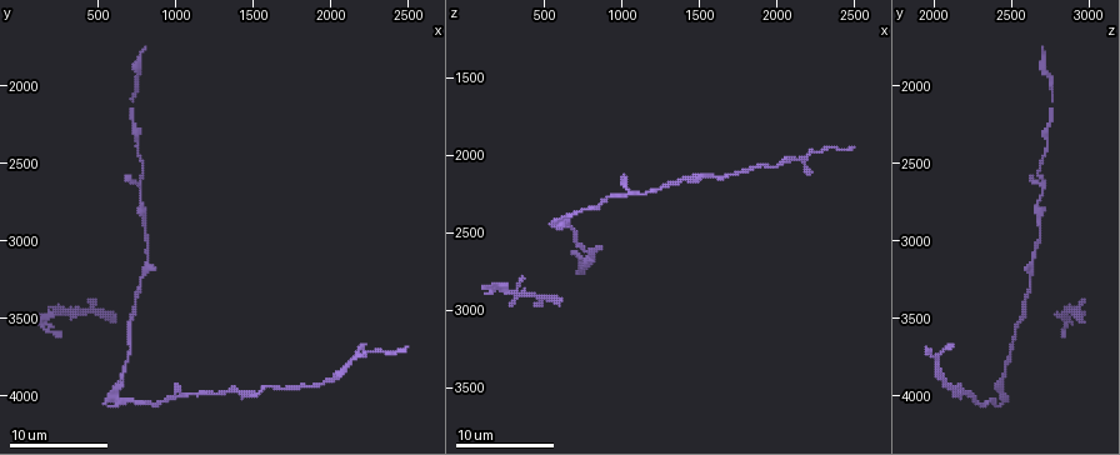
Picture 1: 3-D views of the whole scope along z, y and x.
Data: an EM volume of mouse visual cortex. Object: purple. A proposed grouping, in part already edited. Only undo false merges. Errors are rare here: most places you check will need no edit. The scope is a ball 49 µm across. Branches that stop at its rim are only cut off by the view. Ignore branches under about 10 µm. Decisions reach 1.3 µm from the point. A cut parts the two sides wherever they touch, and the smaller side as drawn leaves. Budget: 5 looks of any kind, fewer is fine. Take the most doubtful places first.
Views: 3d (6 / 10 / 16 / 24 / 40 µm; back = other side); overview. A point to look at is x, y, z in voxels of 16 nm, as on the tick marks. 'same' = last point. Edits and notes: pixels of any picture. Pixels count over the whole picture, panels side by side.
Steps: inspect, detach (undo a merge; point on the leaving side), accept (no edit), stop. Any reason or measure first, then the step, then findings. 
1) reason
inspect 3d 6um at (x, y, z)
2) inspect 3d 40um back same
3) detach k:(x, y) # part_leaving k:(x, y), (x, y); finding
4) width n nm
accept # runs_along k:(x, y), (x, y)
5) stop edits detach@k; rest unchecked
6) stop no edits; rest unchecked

calibre changes
inspect 3d 6um at (1540, 3980, 2120)

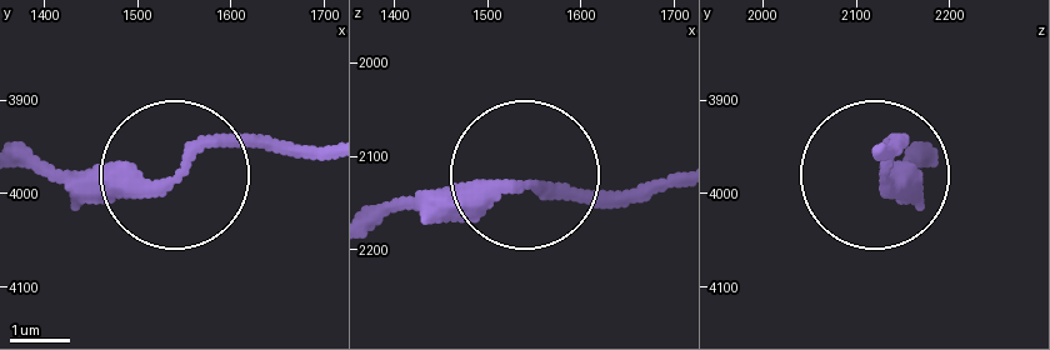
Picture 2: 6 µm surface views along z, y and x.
width 270 nm
accept # runs_along 2:(375, 225), (539, 180), (654, 195); one neuron here

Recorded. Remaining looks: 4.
thin neck
inspect 3d 10um at (460, 3460, 2920)

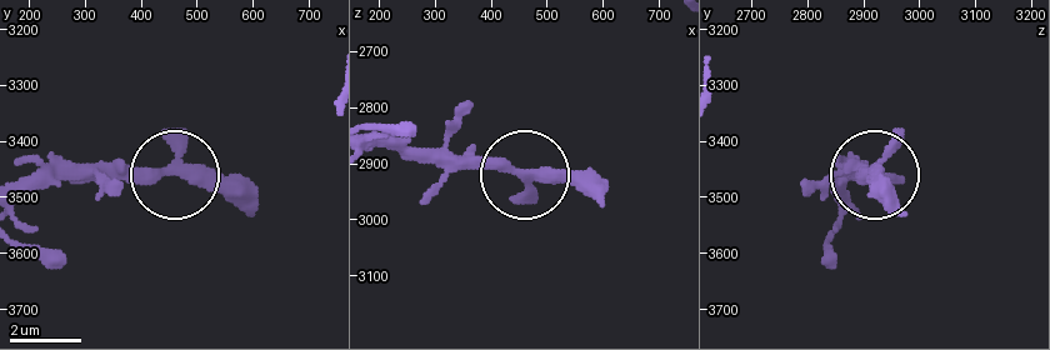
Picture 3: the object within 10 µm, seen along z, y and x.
accept # one neuron here

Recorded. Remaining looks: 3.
calibre changes
inspect 3d 10um at (780, 2780, 2660)

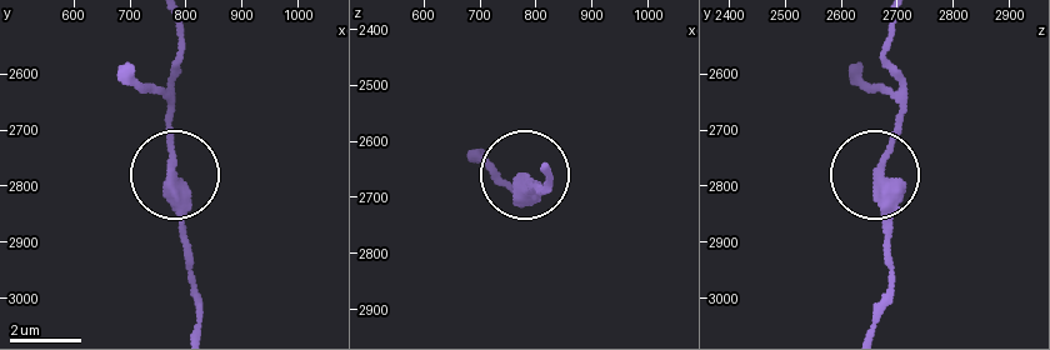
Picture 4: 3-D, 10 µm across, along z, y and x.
inspect 3d 10um back at (770, 2760, 2670)

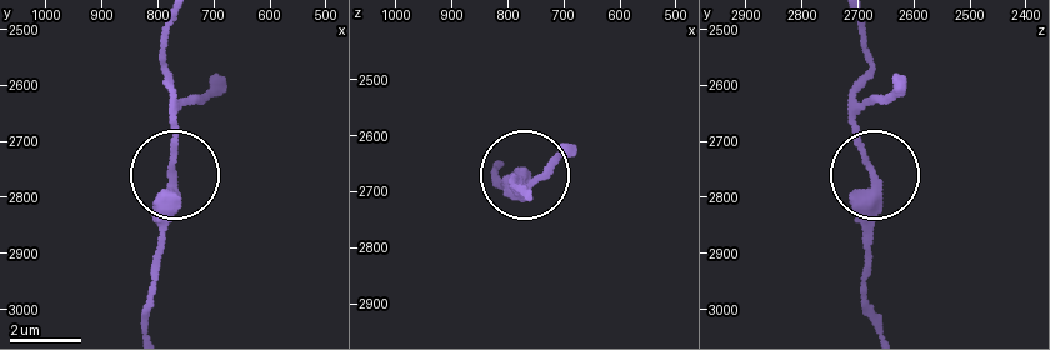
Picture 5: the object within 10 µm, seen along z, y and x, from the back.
width 300 nm
accept # runs_along 5:(146, 325), (155, 200), (174, 164), (174, 95); one neuron here

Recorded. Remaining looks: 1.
stop no edits; rest unchecked

